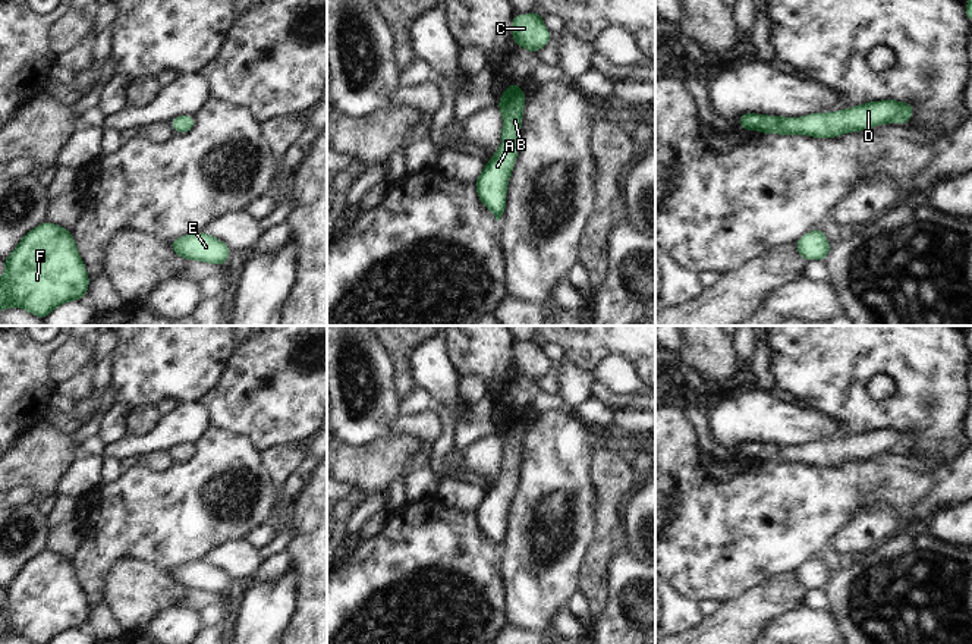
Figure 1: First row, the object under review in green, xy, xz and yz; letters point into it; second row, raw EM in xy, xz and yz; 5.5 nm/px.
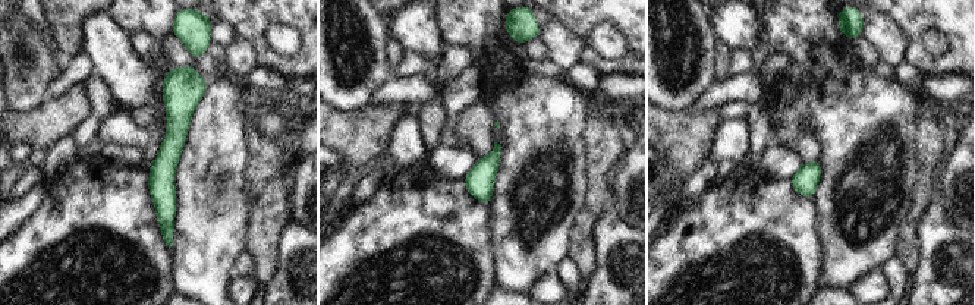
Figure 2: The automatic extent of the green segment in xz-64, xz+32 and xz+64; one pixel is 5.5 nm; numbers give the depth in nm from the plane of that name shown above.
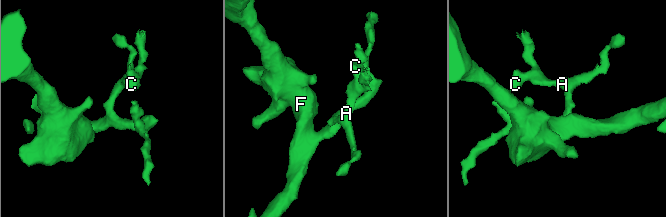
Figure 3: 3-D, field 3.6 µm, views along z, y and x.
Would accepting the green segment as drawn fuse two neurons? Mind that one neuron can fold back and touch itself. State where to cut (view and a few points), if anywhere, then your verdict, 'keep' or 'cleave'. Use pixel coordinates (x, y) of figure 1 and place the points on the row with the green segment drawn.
cut none; keep

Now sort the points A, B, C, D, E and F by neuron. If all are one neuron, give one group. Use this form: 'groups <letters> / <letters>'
groups A B C D E F

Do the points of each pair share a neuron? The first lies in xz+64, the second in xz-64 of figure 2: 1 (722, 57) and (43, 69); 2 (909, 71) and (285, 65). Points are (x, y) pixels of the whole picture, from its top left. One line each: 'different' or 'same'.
1: different
2: different

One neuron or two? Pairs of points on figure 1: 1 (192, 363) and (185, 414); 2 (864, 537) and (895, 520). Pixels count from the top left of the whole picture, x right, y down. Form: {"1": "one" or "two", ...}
{"1": "two", "2": "one"}

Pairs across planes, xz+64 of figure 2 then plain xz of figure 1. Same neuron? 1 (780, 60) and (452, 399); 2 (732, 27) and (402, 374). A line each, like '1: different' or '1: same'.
1: different
2: different

